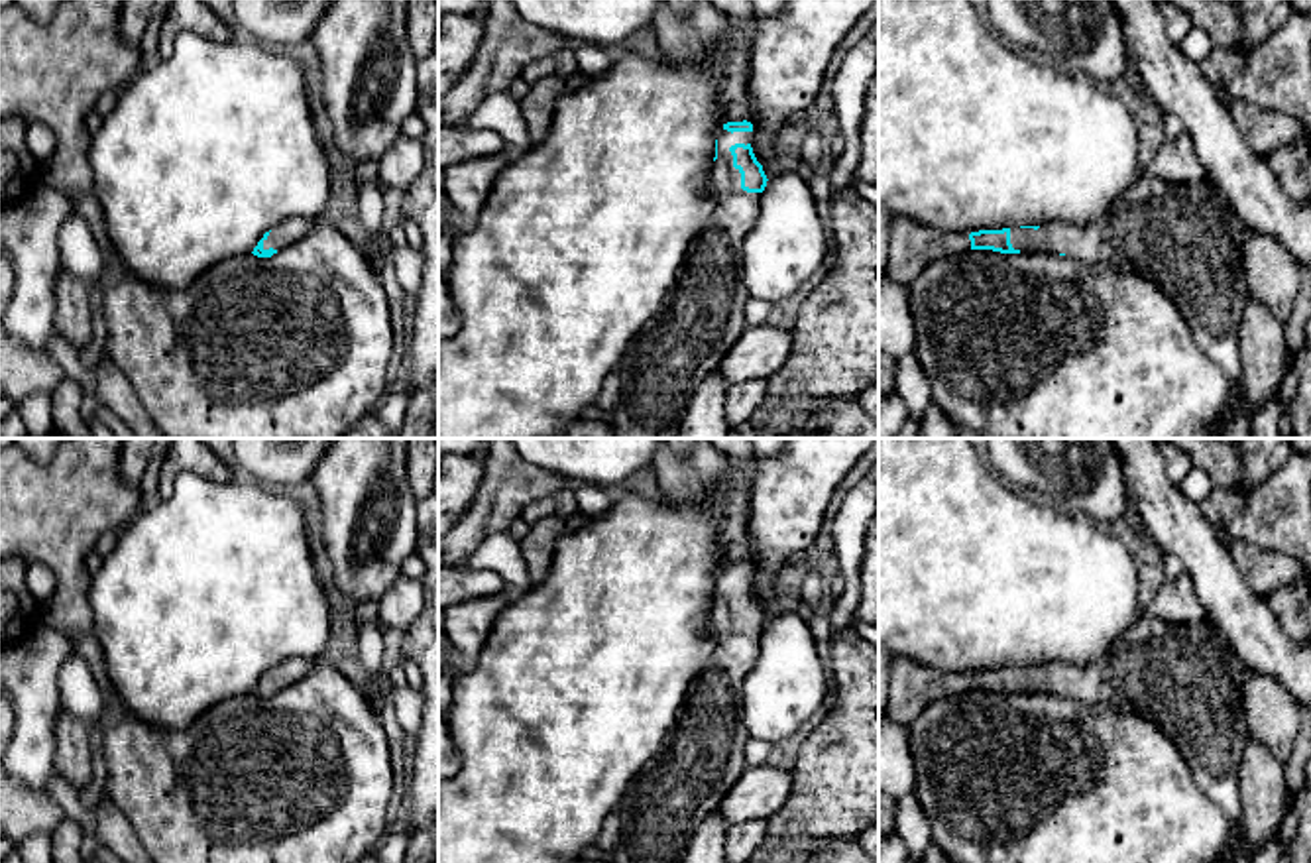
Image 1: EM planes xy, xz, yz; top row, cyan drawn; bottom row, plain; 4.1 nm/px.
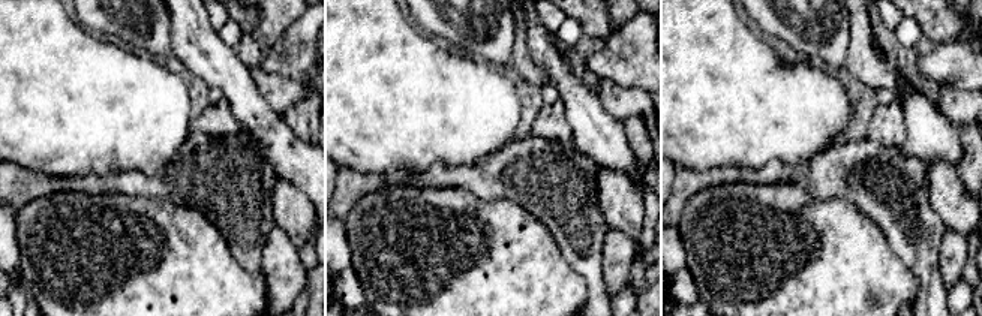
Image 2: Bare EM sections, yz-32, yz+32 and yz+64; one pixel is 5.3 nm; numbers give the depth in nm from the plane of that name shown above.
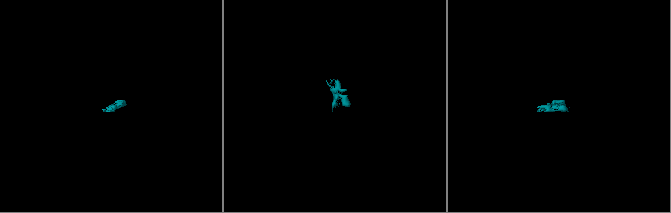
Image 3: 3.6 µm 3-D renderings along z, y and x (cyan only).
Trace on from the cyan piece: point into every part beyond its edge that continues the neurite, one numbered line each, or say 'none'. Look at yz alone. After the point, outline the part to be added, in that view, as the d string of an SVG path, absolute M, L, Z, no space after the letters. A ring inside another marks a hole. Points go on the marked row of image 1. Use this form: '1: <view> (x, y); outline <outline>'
1: yz (1186, 238); outline M1142 173L1093 222L1052 222L1038 230L1014 226L1010 244L1020 252L1065 254L1089 265L1112 263L1154 281L1234 389L1217 438L1254 438L1240 362L1240 324L1250 303L1242 269L1248 230L1207 179L1173 185Z
2: yz (912, 246); outline M892 216L884 273L898 283L910 283L930 261L971 250L969 234Z

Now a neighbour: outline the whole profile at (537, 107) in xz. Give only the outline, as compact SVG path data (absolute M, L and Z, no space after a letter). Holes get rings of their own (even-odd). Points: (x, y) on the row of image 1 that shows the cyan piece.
M578 71L576 75L548 77L531 85L519 106L533 144L546 138L558 98L582 88L588 81L590 77Z

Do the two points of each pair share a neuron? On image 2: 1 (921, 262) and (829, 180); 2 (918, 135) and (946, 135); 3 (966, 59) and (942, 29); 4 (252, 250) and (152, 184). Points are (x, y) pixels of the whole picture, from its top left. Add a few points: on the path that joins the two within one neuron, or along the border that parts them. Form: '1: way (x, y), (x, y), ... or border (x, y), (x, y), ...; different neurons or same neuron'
1: way (903, 237), (901, 231), (859, 189), (855, 189); same neuron
2: way (925, 135), (939, 135); same neuron
3: border (966, 38), (937, 45); different neurons
4: way (233, 223), (194, 184), (179, 184); same neuron

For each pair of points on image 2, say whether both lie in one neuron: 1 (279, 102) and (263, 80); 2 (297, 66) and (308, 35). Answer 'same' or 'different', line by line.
1: same
2: same

